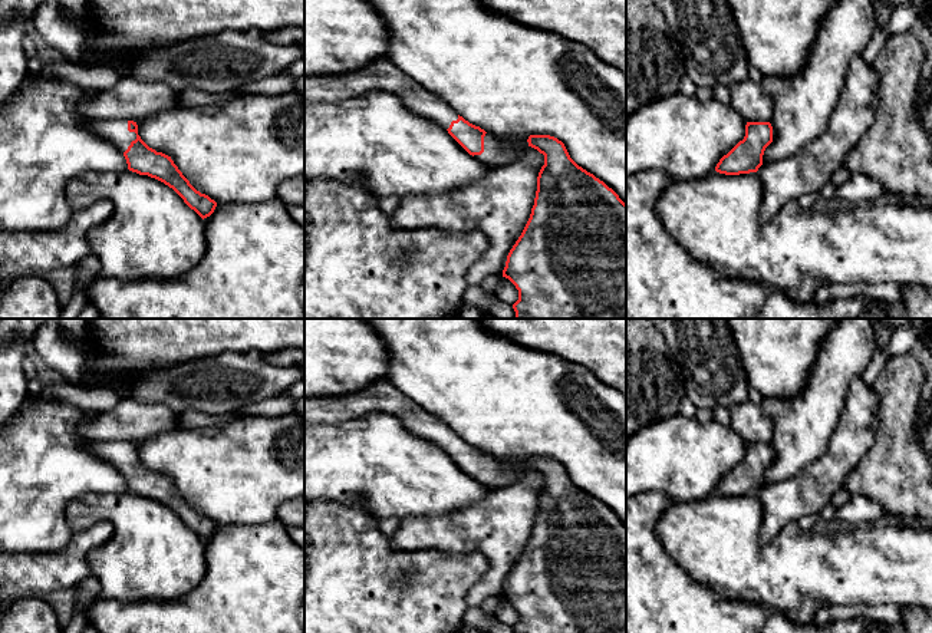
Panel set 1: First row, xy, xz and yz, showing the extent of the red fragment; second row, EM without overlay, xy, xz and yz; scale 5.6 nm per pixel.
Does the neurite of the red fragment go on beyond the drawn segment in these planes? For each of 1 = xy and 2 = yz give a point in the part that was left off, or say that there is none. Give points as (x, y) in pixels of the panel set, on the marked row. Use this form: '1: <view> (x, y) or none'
1: xy (115, 131)
2: none

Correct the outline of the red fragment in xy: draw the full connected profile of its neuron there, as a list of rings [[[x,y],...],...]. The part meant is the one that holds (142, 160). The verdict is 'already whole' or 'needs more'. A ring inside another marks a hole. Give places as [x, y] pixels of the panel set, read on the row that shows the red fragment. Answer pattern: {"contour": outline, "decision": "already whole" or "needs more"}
{"contour": [[[128,119],[90,121],[90,131],[124,154],[129,171],[164,182],[202,220],[214,212],[217,202],[197,191],[171,156],[149,148],[138,135],[136,122]]], "decision": "needs more"}

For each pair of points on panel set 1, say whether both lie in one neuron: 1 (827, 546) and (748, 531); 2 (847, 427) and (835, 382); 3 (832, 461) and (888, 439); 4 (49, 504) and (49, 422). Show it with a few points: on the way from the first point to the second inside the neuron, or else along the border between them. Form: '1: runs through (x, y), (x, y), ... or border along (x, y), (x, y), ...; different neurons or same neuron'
1: runs through (804, 554), (760, 554); same neuron
2: border along (856, 378), (847, 389), (845, 406), (830, 441); different neurons
3: border along (879, 412), (875, 442), (852, 471); different neurons
4: runs through (49, 484), (49, 442); same neuron

